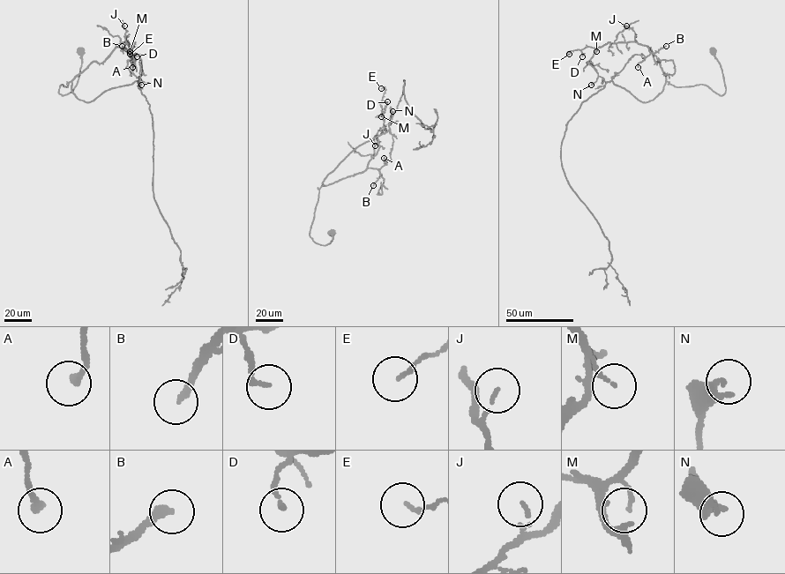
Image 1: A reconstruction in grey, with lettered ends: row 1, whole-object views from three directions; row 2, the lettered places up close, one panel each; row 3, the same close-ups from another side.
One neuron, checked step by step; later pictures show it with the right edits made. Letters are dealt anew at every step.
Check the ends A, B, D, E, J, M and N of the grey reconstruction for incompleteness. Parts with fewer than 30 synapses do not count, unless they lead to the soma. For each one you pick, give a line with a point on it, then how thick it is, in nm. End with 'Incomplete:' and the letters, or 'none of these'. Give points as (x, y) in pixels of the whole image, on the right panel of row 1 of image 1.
Incomplete: none of these

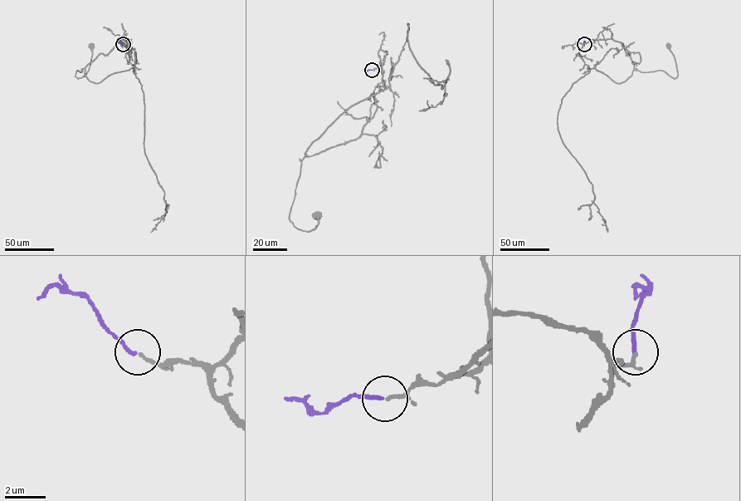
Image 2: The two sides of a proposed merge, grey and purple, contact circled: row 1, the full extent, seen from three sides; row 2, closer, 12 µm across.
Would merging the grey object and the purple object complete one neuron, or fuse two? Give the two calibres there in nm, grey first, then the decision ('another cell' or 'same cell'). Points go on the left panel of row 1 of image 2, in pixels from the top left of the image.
calibres 170 and 160 nm; same cell

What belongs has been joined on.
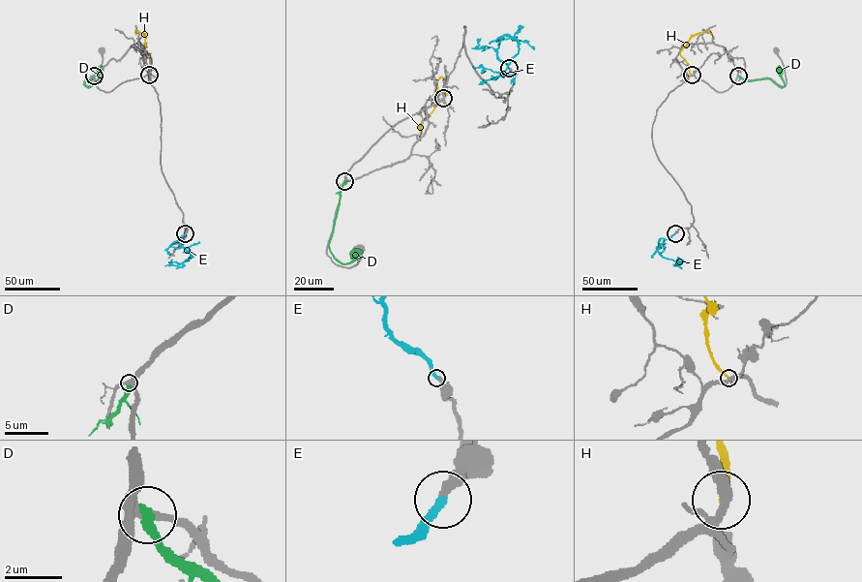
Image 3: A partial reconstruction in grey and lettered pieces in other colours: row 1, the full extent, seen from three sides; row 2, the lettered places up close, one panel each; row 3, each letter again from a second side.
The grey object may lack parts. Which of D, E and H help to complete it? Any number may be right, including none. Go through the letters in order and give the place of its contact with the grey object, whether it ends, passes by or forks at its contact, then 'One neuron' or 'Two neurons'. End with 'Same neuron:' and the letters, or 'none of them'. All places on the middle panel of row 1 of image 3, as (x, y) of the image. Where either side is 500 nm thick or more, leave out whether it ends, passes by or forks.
D: Touches grey at (344, 181). It ends there. Two neurons
E: Touches grey at (509, 68). It ends there. One neuron
H: Touches grey at (443, 98). It ends there. Two neurons
Same neuron: E

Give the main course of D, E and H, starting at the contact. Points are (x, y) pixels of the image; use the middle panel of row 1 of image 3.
D: (344, 181), (329, 249), (342, 263), (348, 263), (359, 255)
E: (508, 68), (497, 56), (498, 38), (504, 35), (518, 41), (519, 52), (500, 74), (481, 73), (486, 71)
H: (443, 98), (443, 93), (446, 93), (440, 76), (436, 80), (434, 107), (419, 125), (420, 133)

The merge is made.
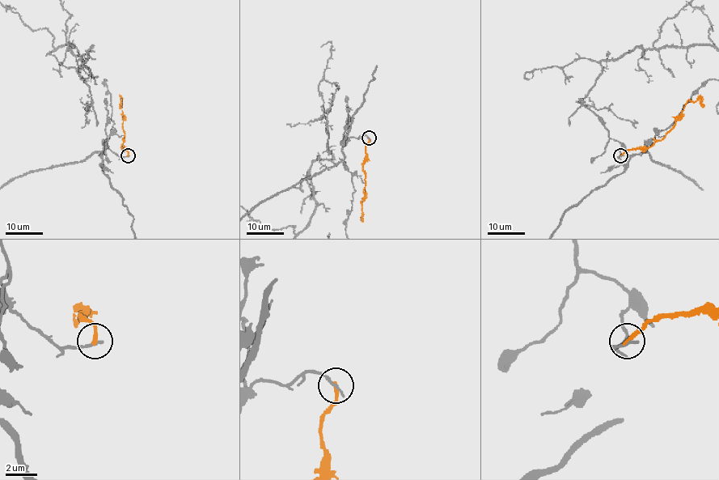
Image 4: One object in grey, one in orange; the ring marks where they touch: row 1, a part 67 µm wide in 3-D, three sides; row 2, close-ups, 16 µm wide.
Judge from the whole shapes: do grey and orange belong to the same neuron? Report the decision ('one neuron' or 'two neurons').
two neurons

